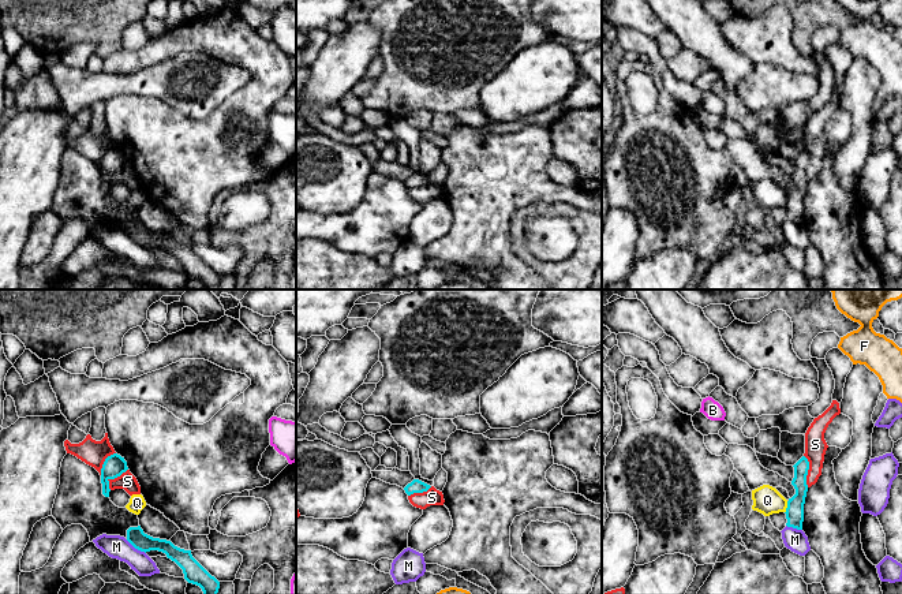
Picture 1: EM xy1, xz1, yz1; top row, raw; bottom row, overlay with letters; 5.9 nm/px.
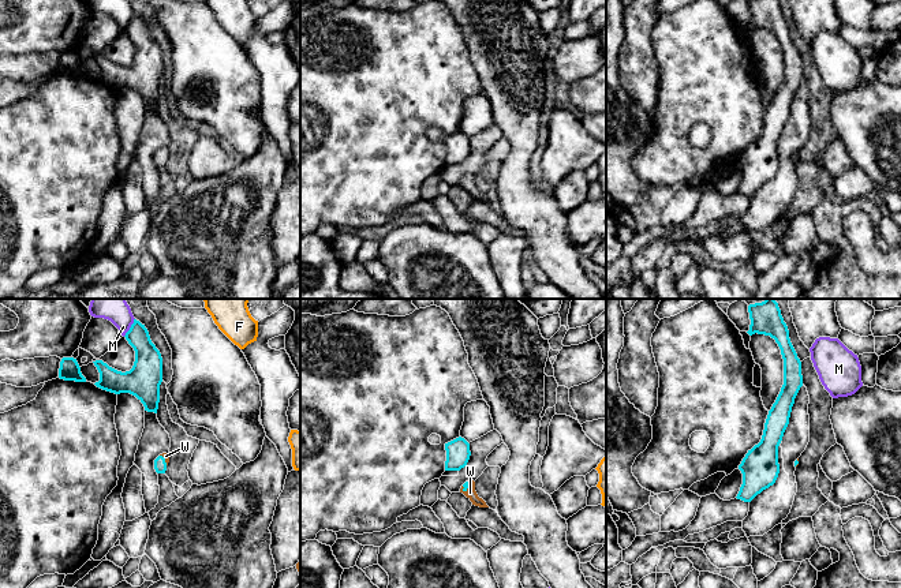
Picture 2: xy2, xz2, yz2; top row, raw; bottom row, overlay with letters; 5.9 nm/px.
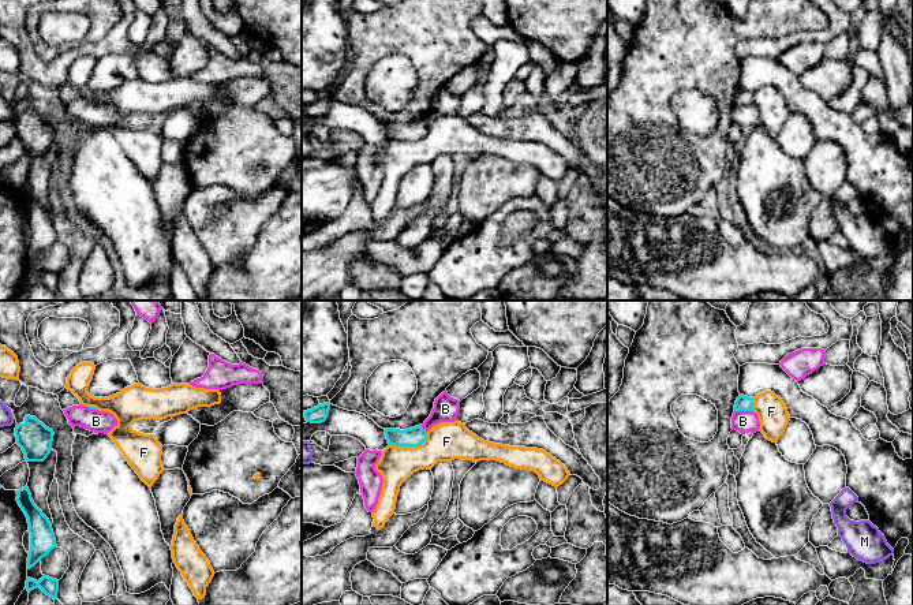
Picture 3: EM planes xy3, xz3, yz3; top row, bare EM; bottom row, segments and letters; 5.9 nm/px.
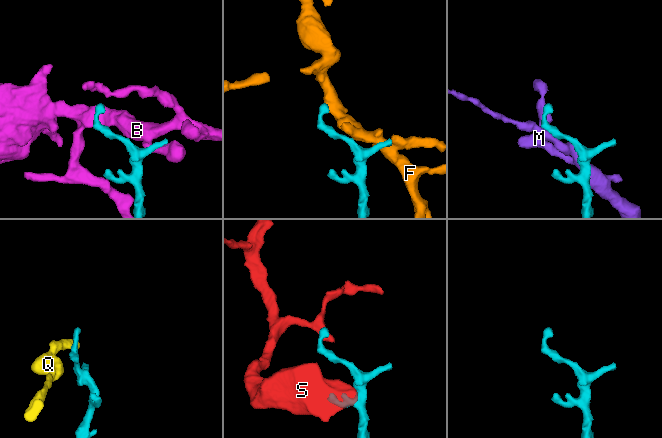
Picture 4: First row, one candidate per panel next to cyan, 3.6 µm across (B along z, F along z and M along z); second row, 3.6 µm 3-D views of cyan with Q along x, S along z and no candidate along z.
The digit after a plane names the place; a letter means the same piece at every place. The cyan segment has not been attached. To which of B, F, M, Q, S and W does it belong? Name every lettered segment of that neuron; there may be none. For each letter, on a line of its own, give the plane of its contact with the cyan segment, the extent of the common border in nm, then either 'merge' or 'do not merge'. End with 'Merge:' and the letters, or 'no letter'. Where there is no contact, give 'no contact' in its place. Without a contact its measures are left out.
B: meets cyan in yz3; contact 110 nm long; do not merge
F: meets cyan in xz3; contact 240 nm long; do not merge
M: meets cyan in xy1; contact 150 nm long; do not merge
Q: meets cyan in yz1; contact 70 nm long; do not merge
S: meets cyan in yz1; contact 190 nm long; do not merge
W: meets cyan in xz2; contact 70 nm long; merge
Merge: W

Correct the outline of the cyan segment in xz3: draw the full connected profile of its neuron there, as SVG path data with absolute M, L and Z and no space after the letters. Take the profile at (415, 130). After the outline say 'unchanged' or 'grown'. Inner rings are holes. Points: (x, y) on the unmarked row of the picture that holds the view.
M422 119L405 124L385 123L385 130L388 138L396 141L419 141L427 134L427 126Z; unchanged

